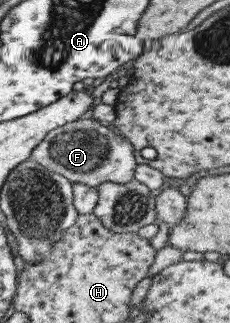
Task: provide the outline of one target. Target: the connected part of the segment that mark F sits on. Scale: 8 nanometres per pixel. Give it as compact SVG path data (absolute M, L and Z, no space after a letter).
M88 118L74 120L49 131L32 149L29 159L48 171L65 177L70 183L96 188L104 181L124 185L132 180L137 165L133 154L133 145L130 145L125 137L115 135L109 125L103 126L100 122Z

